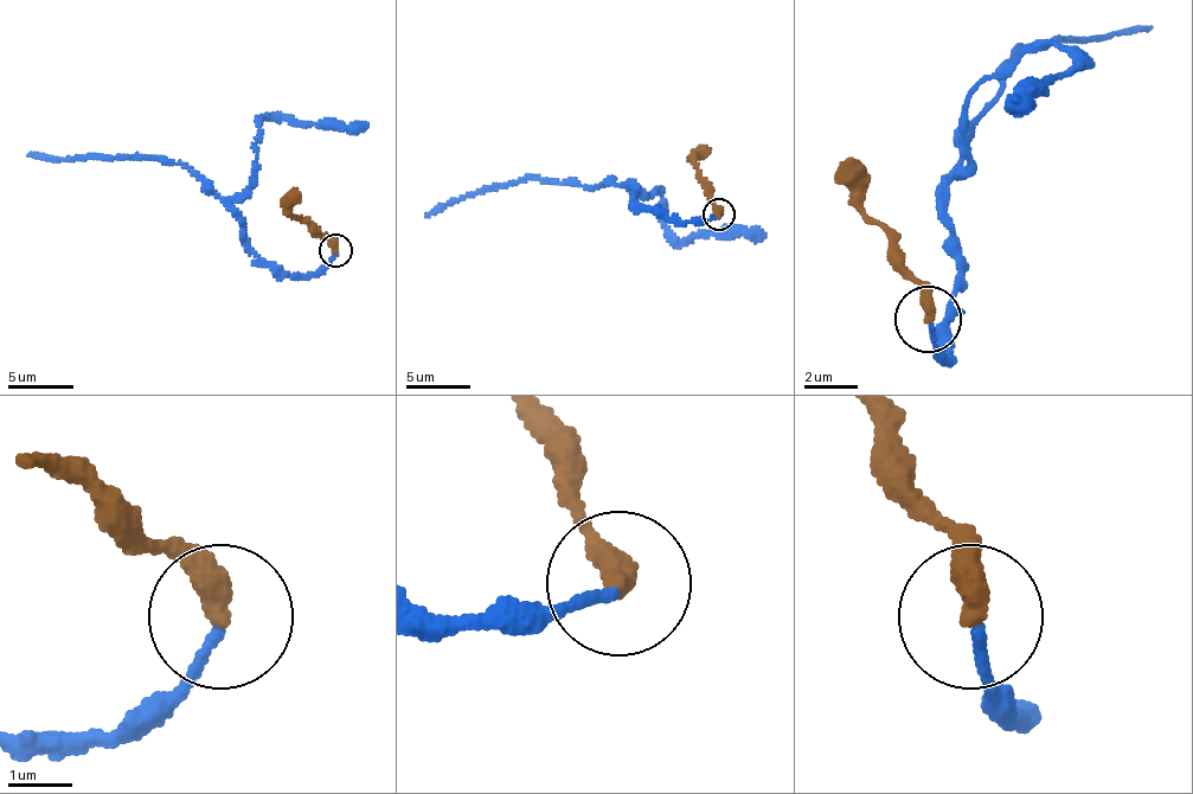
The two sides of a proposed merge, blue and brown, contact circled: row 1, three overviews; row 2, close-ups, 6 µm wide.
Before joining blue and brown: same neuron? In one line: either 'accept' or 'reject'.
accept

